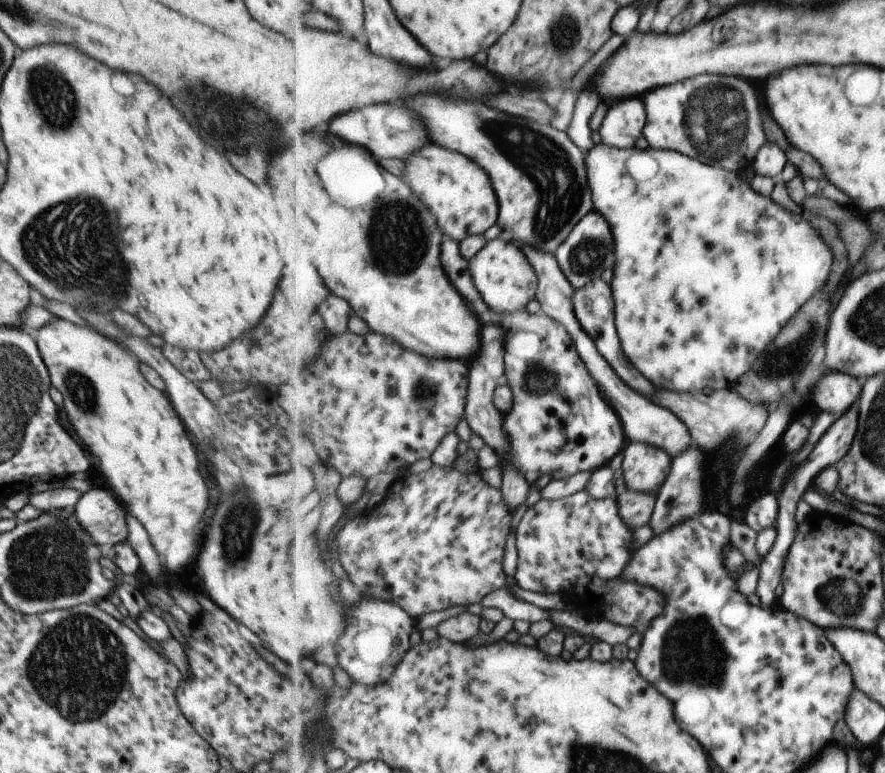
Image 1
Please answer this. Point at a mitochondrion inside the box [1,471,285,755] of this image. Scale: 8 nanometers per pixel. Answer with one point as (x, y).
(79, 668)

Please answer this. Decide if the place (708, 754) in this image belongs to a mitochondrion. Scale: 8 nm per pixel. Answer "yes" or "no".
no

